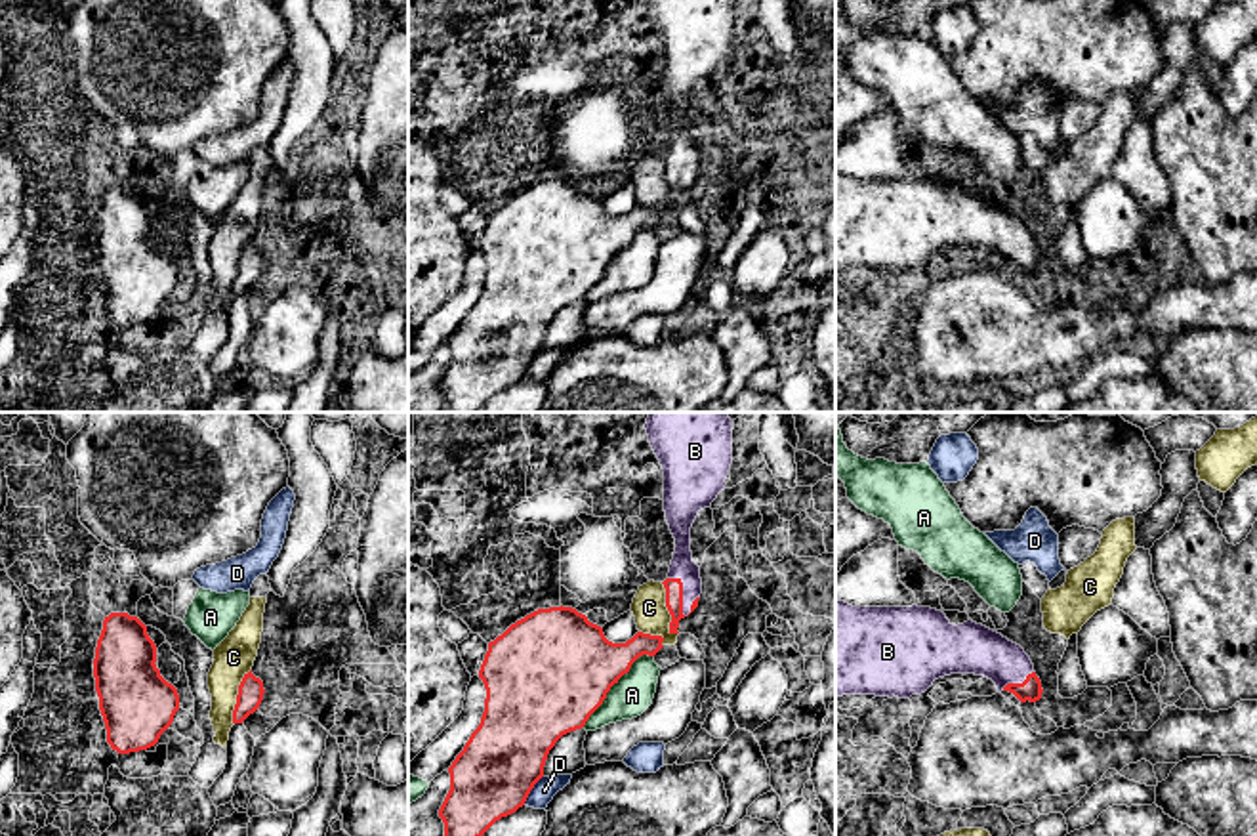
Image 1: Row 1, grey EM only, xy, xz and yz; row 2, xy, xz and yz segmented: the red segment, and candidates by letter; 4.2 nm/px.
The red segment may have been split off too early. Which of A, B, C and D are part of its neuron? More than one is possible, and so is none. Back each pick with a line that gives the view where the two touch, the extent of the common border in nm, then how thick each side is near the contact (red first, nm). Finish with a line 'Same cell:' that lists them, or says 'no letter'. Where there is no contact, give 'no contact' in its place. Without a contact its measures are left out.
B: contact in xz; length 190 nm; calibres 80 and 100 nm
Same cell: B

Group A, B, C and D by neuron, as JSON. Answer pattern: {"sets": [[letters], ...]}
{"sets": [["A"], ["B"], ["C"], ["D"]]}

